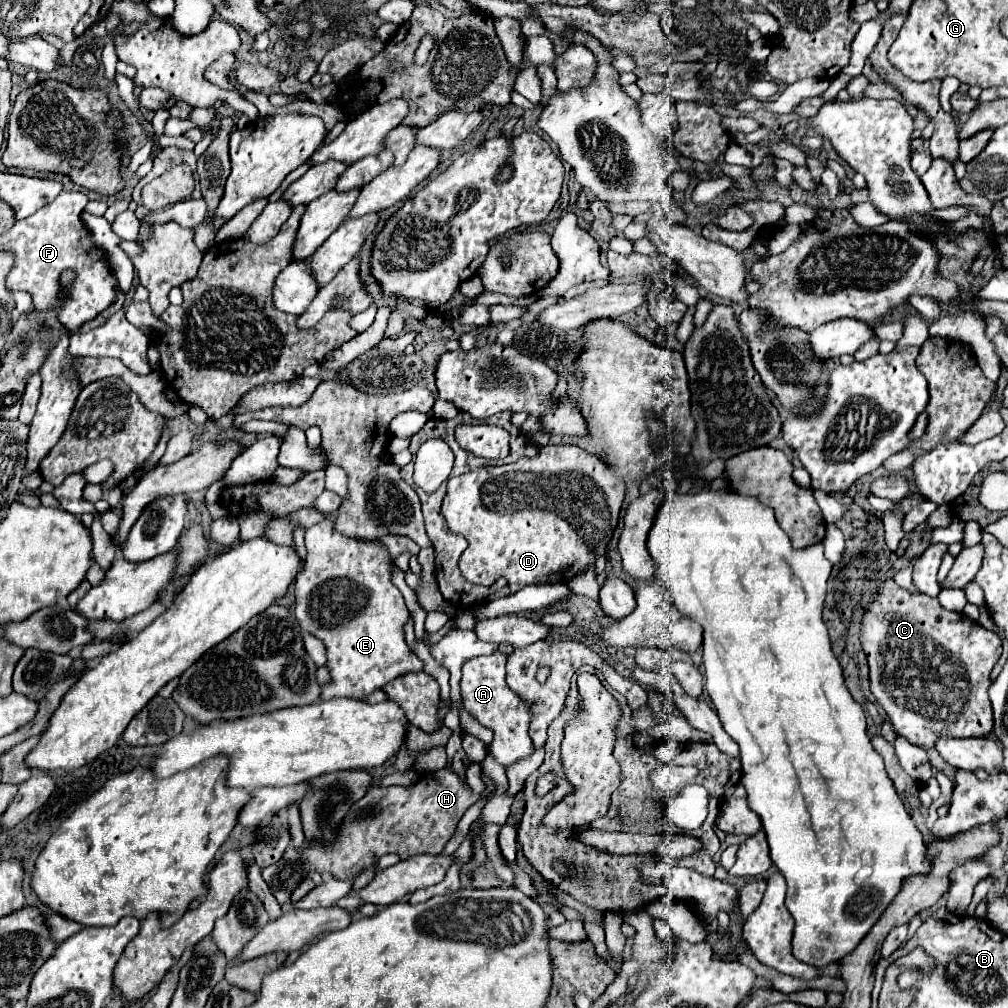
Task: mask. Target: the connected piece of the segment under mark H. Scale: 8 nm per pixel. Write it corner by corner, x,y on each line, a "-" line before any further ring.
449,767
421,775
411,787
371,787
371,791
347,813
335,843
305,843
301,853
289,847
279,863
263,869
263,879
275,899
285,905
289,903
291,891
301,883
303,877
307,877
309,871
351,881
387,853
397,853
401,859
421,853
439,855
455,833
463,813
477,799
477,793
473,793
467,781

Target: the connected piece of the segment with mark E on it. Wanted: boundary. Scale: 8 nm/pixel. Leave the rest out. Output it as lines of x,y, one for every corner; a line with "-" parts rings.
333,511
315,527
309,527
305,533
307,545
307,561
303,571
297,575
295,583
295,617
299,625
307,629
311,635
321,639
327,647
327,667
331,671
331,685
323,687
321,699
333,697
351,697
361,699
399,675
409,671
423,671
423,661
411,653
405,643
403,625
409,619
409,611
405,607
401,591
391,583
391,565
389,553
379,543
357,543
351,537
345,537
335,531
337,513

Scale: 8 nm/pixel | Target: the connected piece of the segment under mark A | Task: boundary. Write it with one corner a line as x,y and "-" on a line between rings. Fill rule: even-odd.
495,651
493,655
489,657
475,657
471,661
467,661
463,665
463,679
461,679
461,695
463,695
463,707
465,711
475,719
479,721
481,725
493,729
495,737
493,737
493,743
489,745
489,753
495,755
495,759
501,763
501,765
511,765
523,757
529,757
531,751
533,751
533,741
529,739
527,731
529,731
529,723
531,723
531,705
527,701
523,701
519,695
515,695
515,691
511,691
505,683
505,661
507,657
501,653
501,651

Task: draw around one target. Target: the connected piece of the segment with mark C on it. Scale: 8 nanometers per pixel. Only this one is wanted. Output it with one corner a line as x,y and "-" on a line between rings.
885,577
883,583
879,585
879,589
877,589
873,601
863,607
863,619
861,619
859,639
861,639
863,651
865,651
867,661
869,661
869,669
871,669
871,691
873,691
877,703
887,713
889,721
893,723
893,729
895,729
897,735
905,737
913,745
919,745
923,749
931,749
939,737
947,737
947,739
953,739
953,737
987,737
991,733
991,729
993,729
993,711
991,711
991,701
989,701
987,689
991,685
989,673
995,667
997,659
1001,657
1001,637
997,633
981,627
977,621
965,617
963,613
955,613
955,611
943,609
937,599
931,599
927,595
917,595
917,593
911,593
907,589
901,589
893,581
893,577

